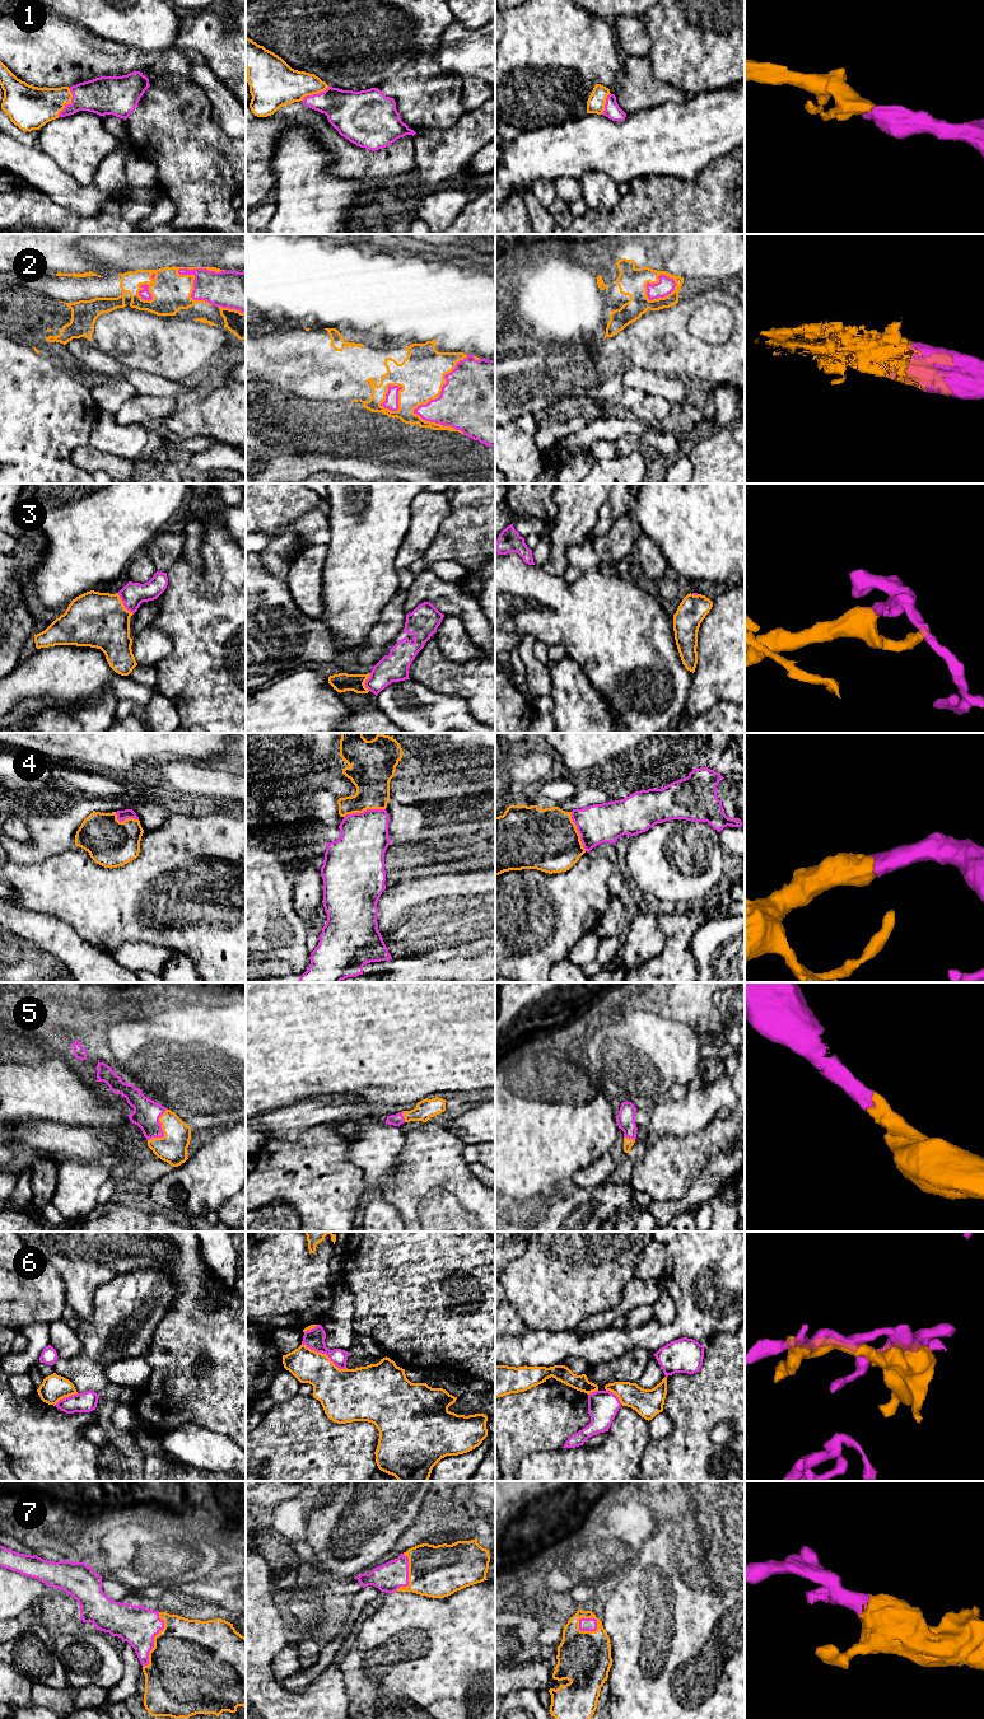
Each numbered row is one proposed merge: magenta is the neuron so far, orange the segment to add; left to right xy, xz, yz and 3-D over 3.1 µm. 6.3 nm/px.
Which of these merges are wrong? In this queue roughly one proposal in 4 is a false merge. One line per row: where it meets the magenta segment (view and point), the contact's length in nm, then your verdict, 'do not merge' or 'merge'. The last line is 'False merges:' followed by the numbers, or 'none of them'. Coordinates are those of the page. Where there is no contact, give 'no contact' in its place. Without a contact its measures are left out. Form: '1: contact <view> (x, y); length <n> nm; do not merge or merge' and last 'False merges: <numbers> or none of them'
1: contact xy (69, 104); length 200 nm; merge
2: contact xz (442, 388); length 500 nm; merge
3: contact xy (124, 605); length 170 nm; merge
4: contact xz (364, 811); length 280 nm; merge
5: contact xy (162, 1130); length 240 nm; merge
6: contact xz (323, 1353); length 320 nm; do not merge
7: contact xy (153, 1640); length 360 nm; merge
False merges: 6

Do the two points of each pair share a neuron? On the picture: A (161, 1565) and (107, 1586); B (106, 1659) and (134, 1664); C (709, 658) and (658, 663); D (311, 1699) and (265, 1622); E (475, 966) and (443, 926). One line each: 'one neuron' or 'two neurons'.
A: two neurons
B: two neurons
C: two neurons
D: one neuron
E: two neurons

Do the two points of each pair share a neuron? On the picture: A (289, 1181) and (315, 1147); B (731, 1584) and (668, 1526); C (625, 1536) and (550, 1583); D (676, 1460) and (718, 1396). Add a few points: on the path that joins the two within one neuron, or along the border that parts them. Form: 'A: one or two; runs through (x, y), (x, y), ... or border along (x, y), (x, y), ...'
A: one; runs through (298, 1173), (313, 1155)
B: one; runs through (714, 1577), (679, 1542)
C: one; runs through (606, 1550), (595, 1561), (581, 1565), (569, 1574)
D: one; runs through (682, 1444), (709, 1411)

